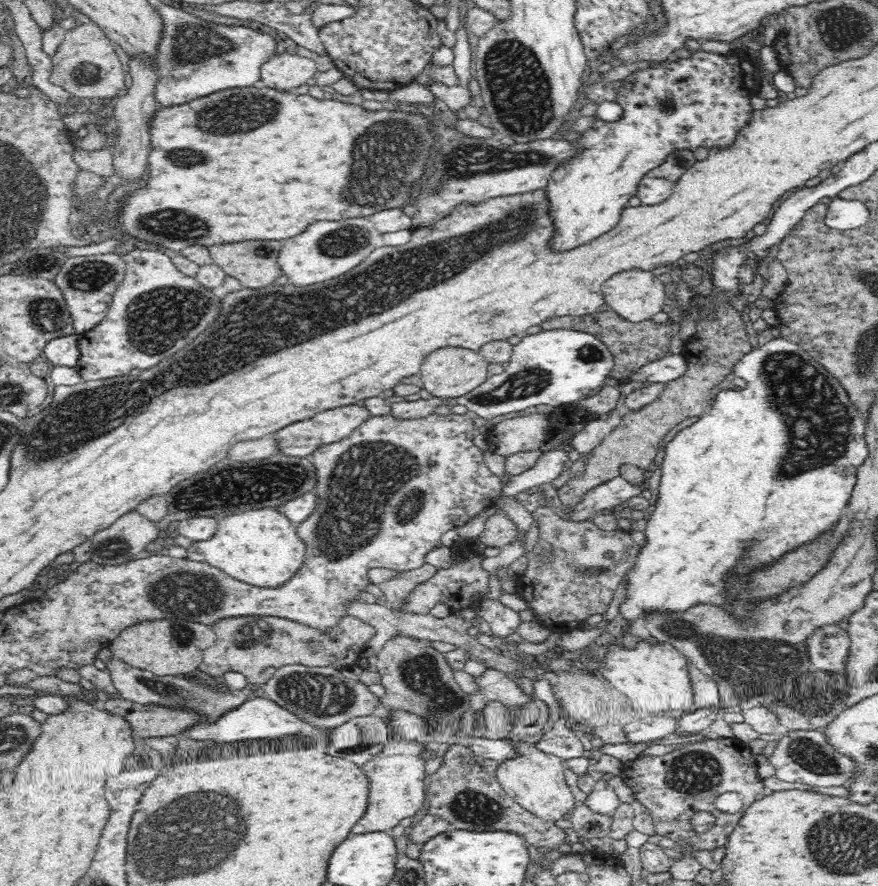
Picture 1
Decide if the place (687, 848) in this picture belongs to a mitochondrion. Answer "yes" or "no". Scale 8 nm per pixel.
no

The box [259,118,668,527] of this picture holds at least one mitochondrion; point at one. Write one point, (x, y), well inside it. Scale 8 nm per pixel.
(468, 162)

